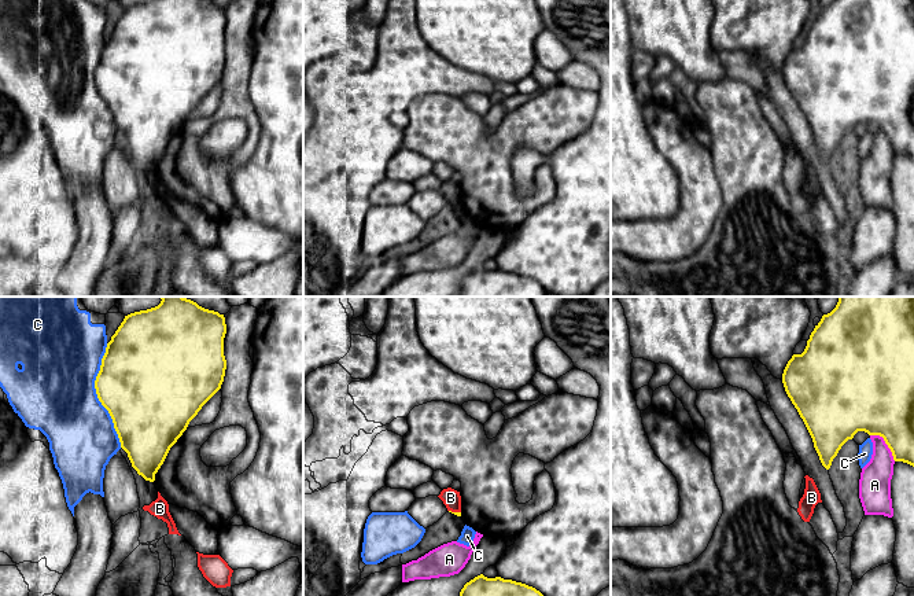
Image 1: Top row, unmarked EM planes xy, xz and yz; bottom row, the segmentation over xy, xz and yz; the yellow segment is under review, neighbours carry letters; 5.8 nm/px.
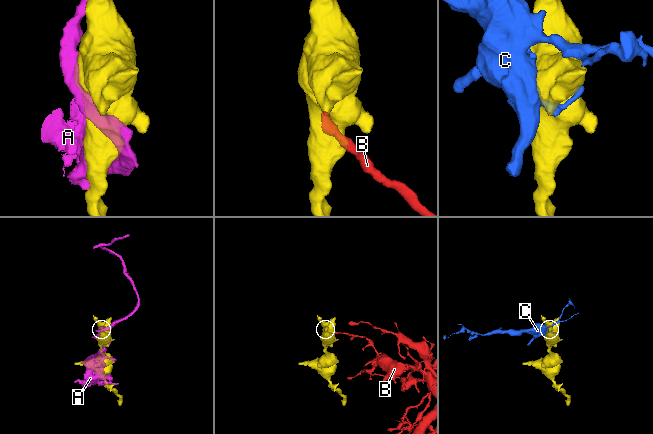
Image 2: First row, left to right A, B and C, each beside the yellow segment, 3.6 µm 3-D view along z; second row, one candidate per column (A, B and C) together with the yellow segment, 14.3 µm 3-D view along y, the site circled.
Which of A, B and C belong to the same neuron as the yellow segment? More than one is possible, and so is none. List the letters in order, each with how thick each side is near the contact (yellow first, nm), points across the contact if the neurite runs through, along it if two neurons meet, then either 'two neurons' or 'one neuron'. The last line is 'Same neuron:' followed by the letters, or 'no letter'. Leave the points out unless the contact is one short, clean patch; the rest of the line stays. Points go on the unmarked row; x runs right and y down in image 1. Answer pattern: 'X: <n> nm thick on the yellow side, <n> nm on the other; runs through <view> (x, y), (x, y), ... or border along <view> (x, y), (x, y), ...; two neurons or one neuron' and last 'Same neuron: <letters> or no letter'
A: 400 nm thick on the yellow side, 190 nm on the other; two neurons
B: 30 nm thick on the yellow side, 110 nm on the other; border along xz (449, 202), (460, 205); two neurons
C: 480 nm thick on the yellow side, 460 nm on the other; two neurons
Same neuron: no letter

